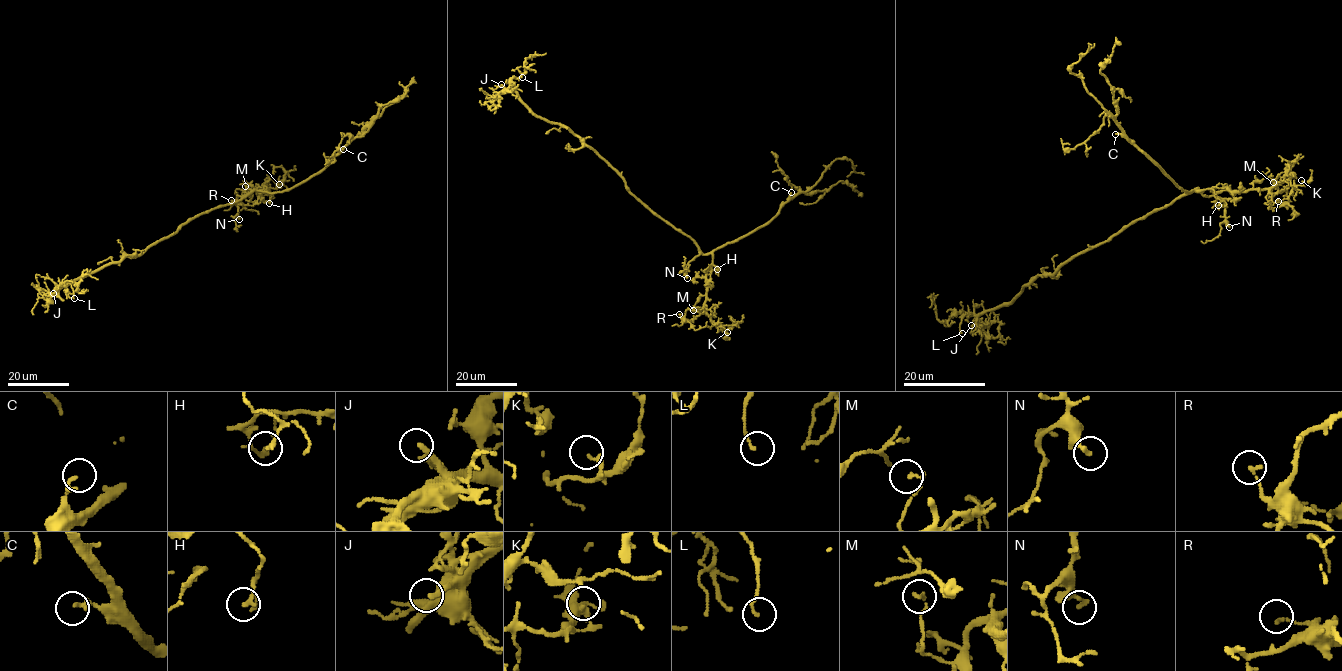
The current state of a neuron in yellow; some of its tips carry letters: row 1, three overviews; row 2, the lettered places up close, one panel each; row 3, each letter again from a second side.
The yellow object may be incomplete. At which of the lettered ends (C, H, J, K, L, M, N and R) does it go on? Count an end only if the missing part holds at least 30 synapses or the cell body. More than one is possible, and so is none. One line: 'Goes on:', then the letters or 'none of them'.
Goes on: J

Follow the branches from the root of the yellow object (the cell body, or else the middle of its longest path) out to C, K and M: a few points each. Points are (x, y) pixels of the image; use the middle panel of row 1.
C: (664, 221), (686, 234), (703, 254), (710, 254), (766, 225), (791, 192)
K: (664, 221), (686, 234), (703, 254), (711, 254), (712, 263), (706, 275), (704, 311), (715, 325), (727, 332)
M: (664, 221), (686, 234), (703, 254), (712, 255), (706, 275), (704, 309), (700, 314), (693, 310)

